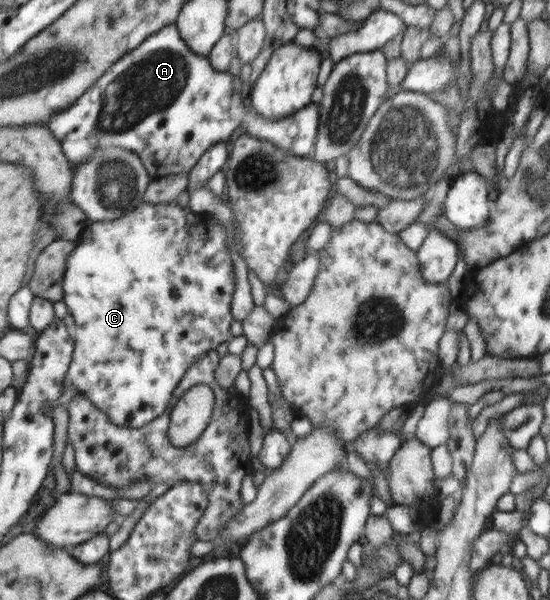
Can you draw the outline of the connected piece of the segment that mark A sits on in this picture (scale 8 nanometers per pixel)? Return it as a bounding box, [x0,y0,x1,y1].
[46,23,320,179]

